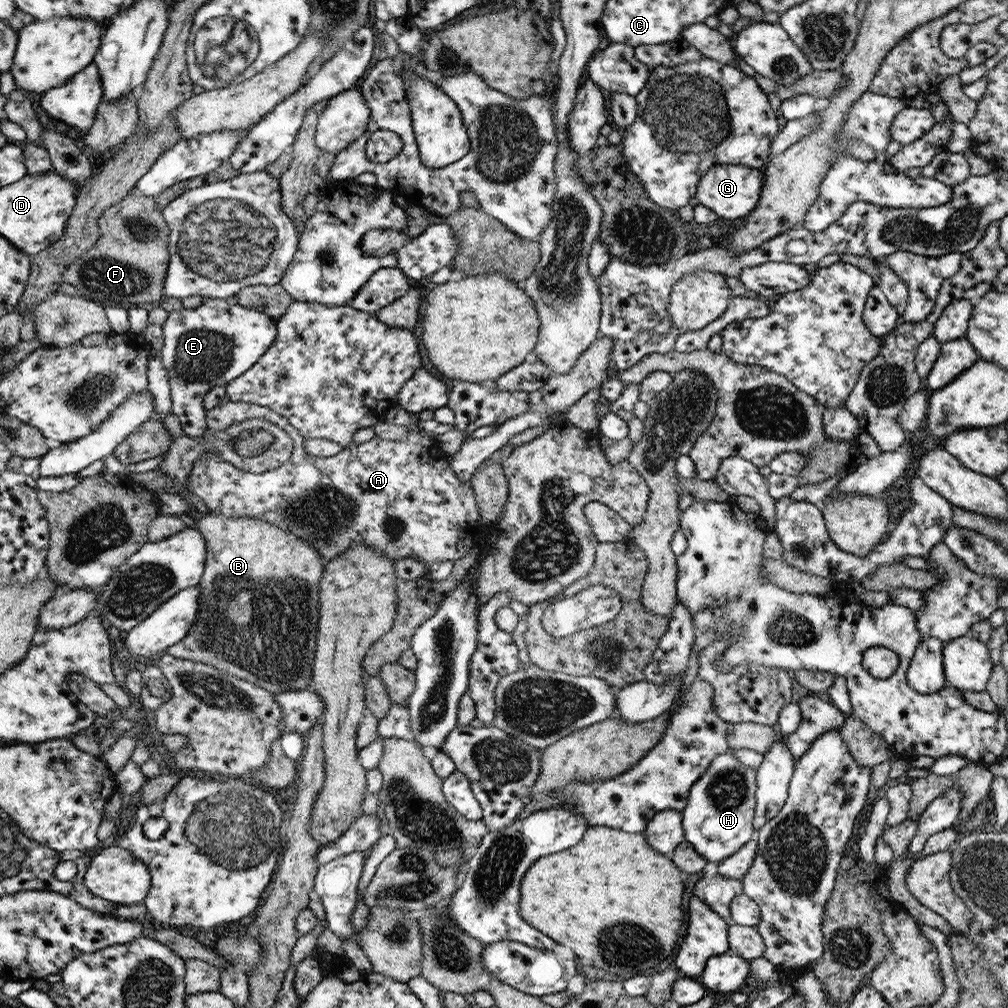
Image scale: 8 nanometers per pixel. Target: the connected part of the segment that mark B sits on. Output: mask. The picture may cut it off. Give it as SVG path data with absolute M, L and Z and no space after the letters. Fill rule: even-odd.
M204 513L198 516L196 528L202 533L207 541L206 570L203 572L202 580L197 584L202 589L200 594L199 616L195 625L191 626L190 632L184 640L177 642L167 650L168 654L175 655L176 658L190 660L192 662L202 662L216 667L218 670L231 674L236 678L242 678L246 682L255 683L266 690L271 690L276 695L290 690L306 689L312 682L314 676L315 650L318 648L318 622L320 606L320 581L323 578L324 564L321 556L315 551L314 546L309 542L298 539L290 532L282 531L262 519L252 519L246 517L224 517L224 515L208 515Z

